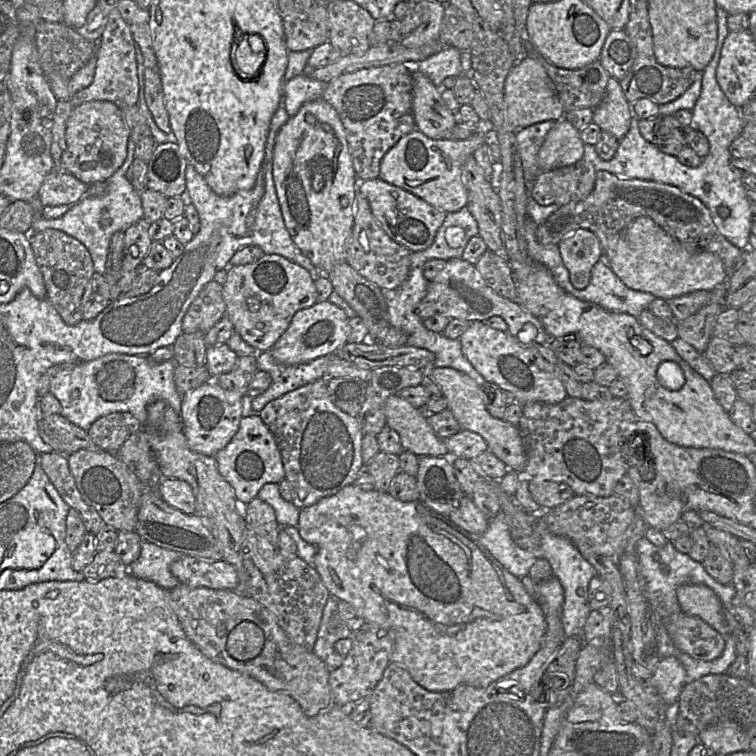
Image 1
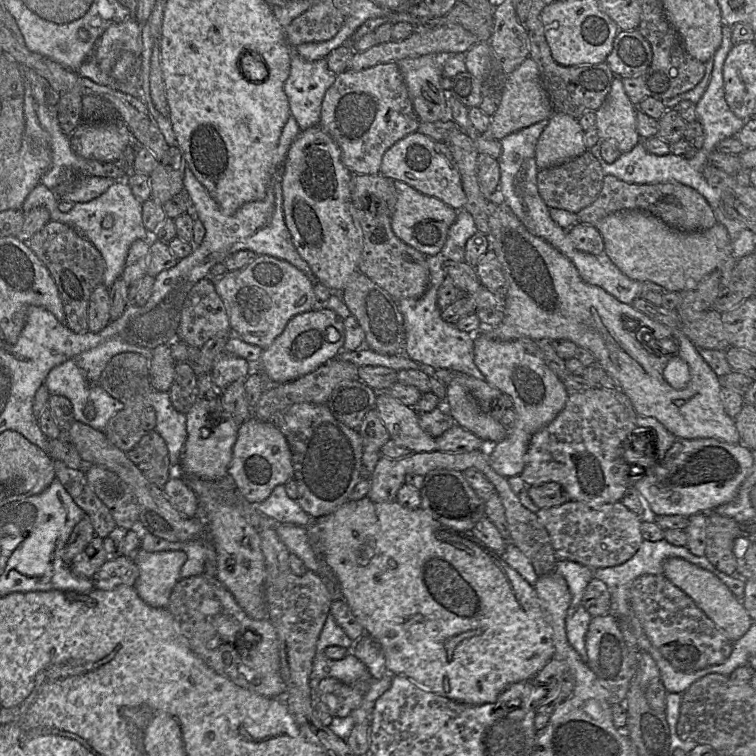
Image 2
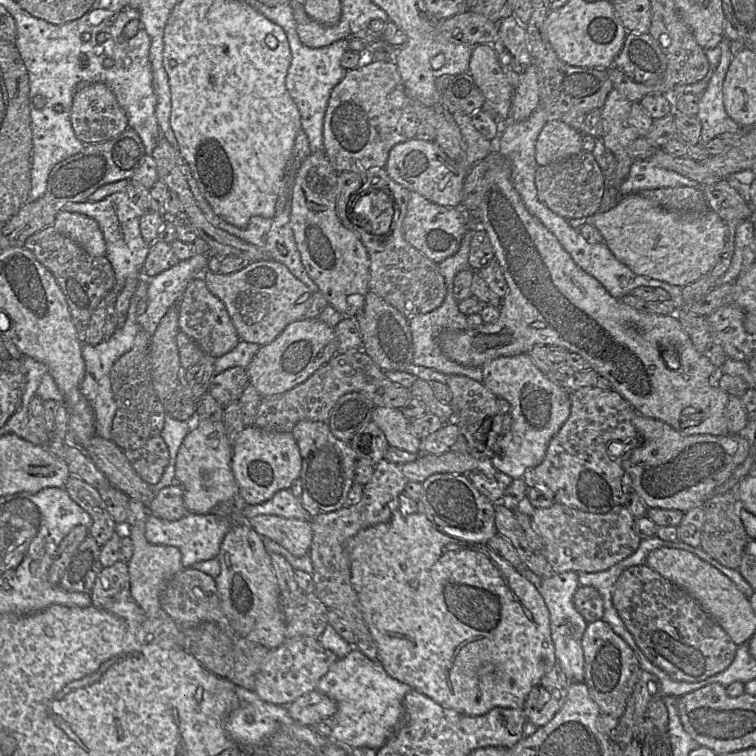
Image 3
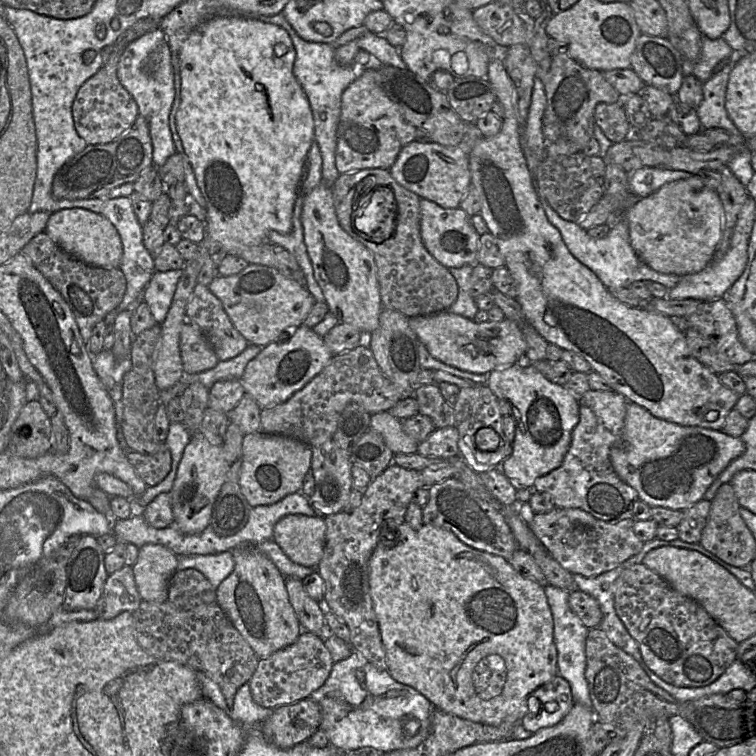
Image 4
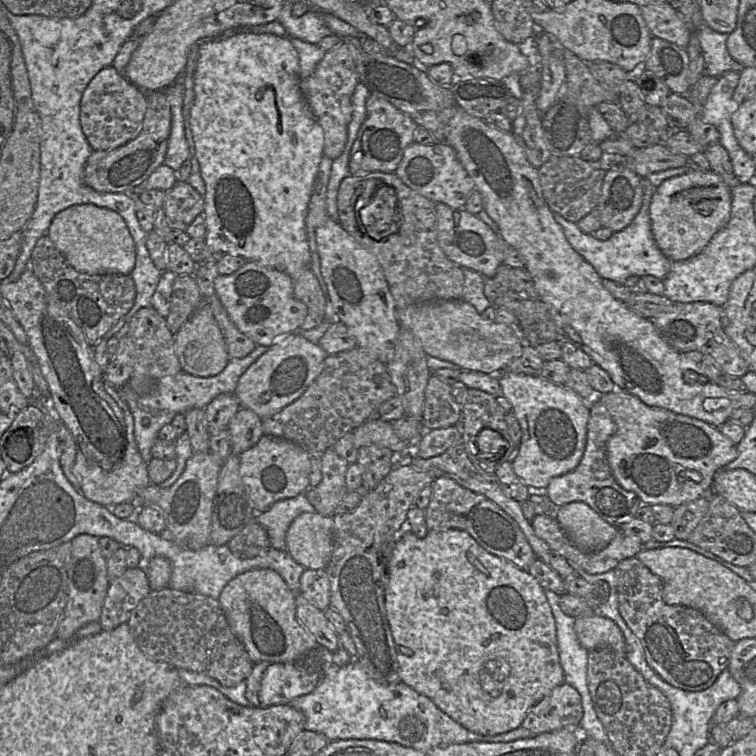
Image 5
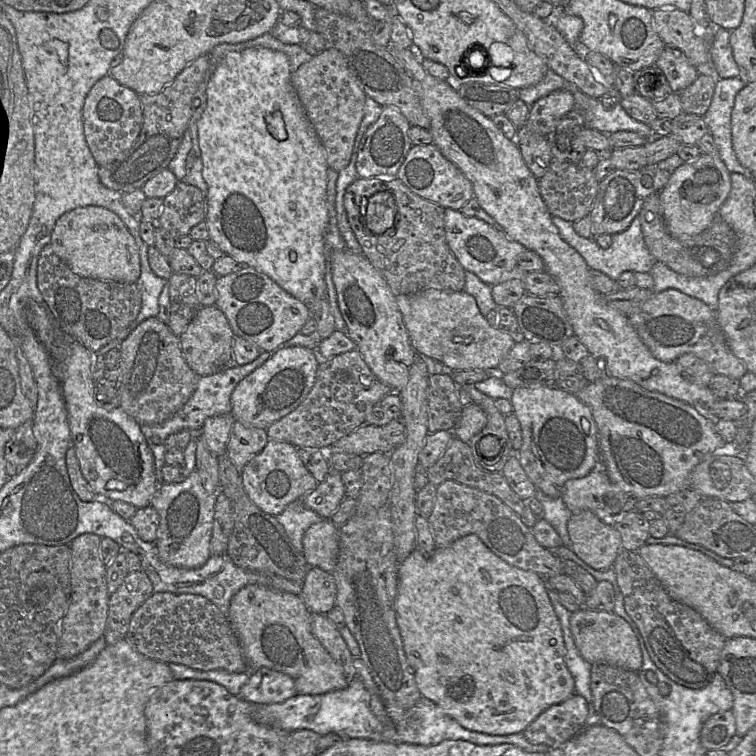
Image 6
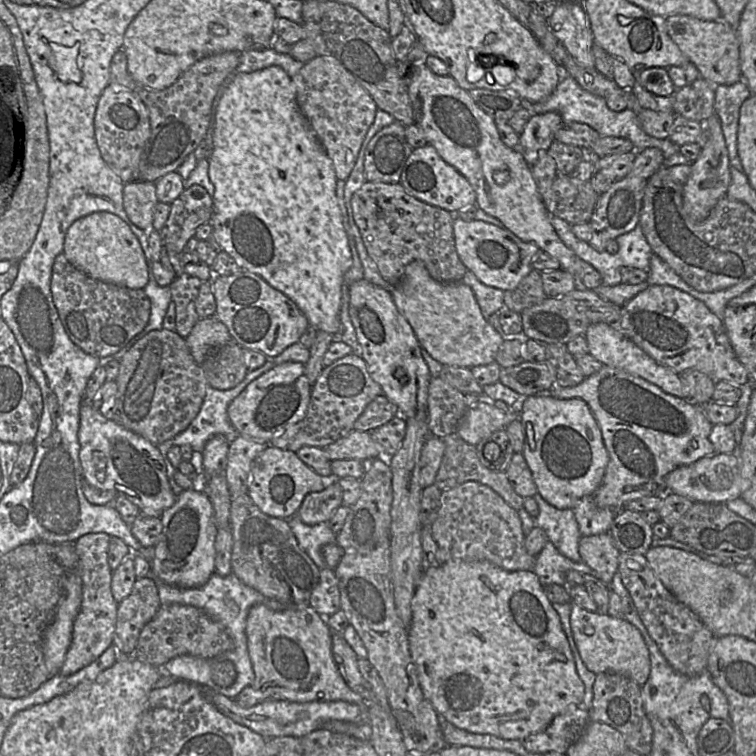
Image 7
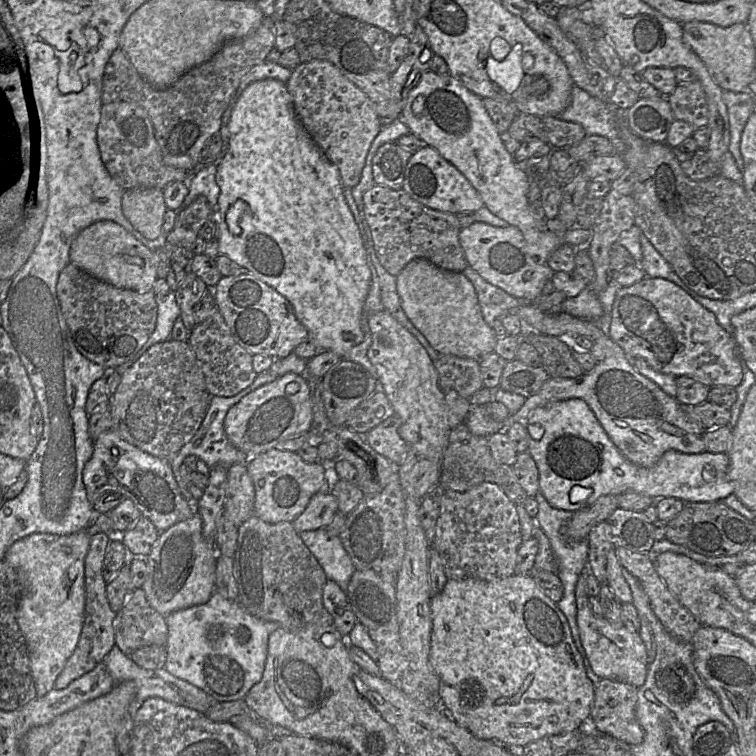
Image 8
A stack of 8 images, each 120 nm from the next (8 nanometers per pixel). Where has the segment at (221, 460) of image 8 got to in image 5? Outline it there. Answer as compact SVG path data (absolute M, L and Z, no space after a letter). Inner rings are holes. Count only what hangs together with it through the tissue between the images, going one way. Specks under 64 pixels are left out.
M256 345L254 350L247 356L238 359L230 360L225 368L217 375L210 377L198 377L181 371L175 375L164 376L160 378L155 385L155 388L147 395L138 398L139 407L153 408L155 413L150 415L147 432L153 435L154 440L158 439L158 432L166 425L171 424L175 415L184 414L189 409L205 407L217 396L221 394L233 394L240 376L254 363L268 347Z

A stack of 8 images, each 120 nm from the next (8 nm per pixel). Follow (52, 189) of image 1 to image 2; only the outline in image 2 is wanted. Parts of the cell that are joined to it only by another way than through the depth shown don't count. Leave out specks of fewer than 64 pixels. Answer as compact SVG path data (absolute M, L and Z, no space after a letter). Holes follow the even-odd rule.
M83 176L72 191L63 197L58 197L58 209L60 212L68 212L74 203L89 202L103 194L111 185L119 182L112 178L97 176Z

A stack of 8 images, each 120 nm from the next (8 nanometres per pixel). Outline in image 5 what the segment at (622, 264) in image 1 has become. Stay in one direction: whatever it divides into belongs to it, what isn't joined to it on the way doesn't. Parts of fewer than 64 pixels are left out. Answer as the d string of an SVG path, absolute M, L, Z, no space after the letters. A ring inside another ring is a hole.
M689 170L686 174L666 179L656 188L649 207L651 231L657 247L671 261L697 255L728 223L731 204L731 189L712 170Z

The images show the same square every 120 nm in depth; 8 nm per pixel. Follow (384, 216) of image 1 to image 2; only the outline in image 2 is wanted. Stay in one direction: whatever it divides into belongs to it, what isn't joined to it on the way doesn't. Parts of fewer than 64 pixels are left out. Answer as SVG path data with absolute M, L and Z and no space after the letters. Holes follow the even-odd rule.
M394 181L393 183L397 195L397 201L391 216L391 228L394 234L425 256L436 255L446 242L448 230L455 222L458 210L434 197L420 193L401 181Z

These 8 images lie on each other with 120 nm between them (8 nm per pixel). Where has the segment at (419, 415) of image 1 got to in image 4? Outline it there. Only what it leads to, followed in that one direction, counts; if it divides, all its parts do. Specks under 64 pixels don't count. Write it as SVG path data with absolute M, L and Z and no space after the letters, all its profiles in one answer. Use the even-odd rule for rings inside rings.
M388 411L371 414L370 428L382 435L394 454L417 453L419 443L404 432L402 420L392 416Z

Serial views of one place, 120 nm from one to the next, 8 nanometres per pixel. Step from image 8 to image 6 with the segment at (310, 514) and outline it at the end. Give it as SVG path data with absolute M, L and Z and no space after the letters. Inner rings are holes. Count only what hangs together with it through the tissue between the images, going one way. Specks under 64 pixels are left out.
M330 470L323 482L303 496L304 505L322 518L329 519L346 497L341 474L341 472Z

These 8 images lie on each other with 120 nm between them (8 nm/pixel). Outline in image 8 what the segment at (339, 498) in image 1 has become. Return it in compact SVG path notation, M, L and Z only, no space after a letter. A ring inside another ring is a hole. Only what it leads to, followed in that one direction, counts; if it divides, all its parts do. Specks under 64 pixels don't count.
M514 574L493 581L474 578L448 579L444 589L431 597L430 607L433 627L429 661L440 679L438 691L440 705L458 725L466 728L478 739L495 741L504 746L524 747L548 736L578 730L580 726L587 724L595 686L587 677L582 656L573 641L567 618L557 604L539 589L530 574Z

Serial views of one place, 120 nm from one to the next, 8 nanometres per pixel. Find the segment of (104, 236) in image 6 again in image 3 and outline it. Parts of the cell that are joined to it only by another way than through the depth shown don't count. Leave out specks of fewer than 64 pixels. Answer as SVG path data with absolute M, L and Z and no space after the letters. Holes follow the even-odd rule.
M60 211L52 225L93 256L105 256L106 243L98 223L83 214Z

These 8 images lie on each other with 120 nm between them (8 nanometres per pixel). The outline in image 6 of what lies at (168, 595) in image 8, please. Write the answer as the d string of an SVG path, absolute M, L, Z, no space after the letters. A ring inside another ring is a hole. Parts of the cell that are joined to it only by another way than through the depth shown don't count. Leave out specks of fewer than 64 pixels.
M193 471L182 482L160 483L151 505L160 516L156 545L160 559L171 566L199 568L212 555L211 538L217 493L210 493L198 471Z

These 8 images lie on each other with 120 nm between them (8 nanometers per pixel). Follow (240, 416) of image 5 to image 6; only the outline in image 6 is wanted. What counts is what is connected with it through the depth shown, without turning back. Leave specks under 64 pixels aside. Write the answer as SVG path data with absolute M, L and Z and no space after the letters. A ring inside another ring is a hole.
M235 421L232 425L226 453L239 472L269 441L266 429Z

